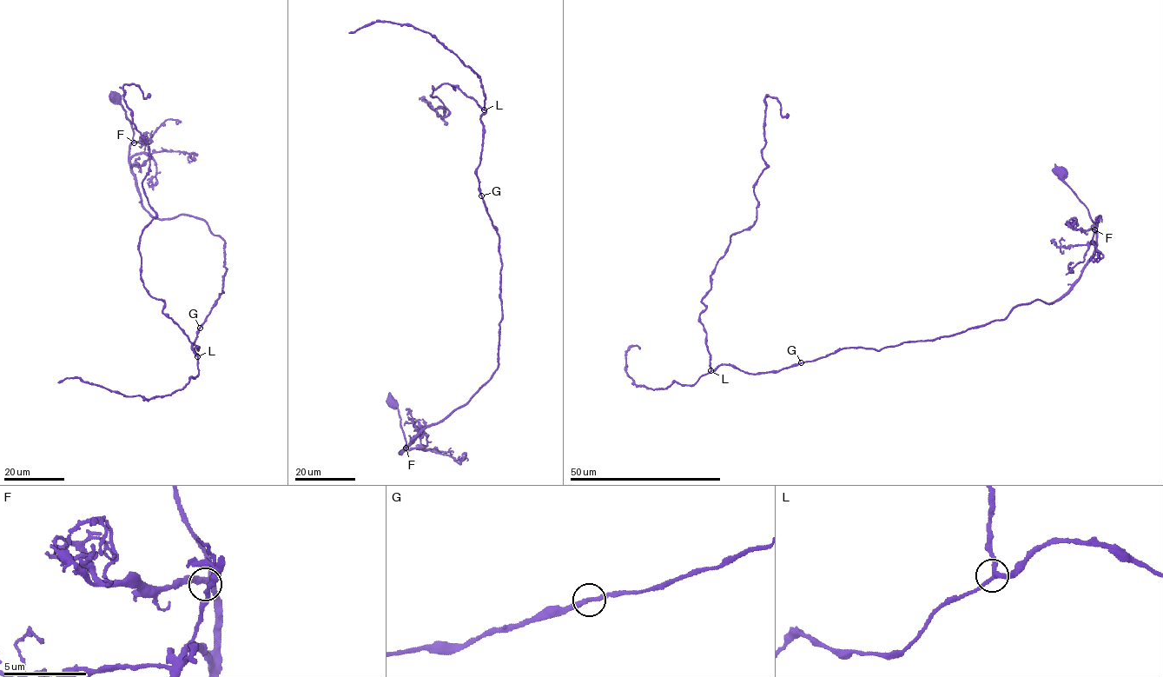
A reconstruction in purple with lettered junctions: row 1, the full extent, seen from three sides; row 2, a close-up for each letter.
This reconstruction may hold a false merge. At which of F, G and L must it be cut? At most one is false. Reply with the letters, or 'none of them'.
none of them

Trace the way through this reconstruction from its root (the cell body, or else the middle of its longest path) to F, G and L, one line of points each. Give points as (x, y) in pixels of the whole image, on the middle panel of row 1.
F: (392, 403), (398, 408), (406, 448)
G: (392, 403), (406, 439), (399, 454), (426, 428), (462, 407), (497, 368), (502, 263), (498, 229), (481, 195)
L: (392, 403), (406, 439), (399, 454), (426, 428), (462, 407), (498, 364), (498, 235), (477, 175), (484, 109)

